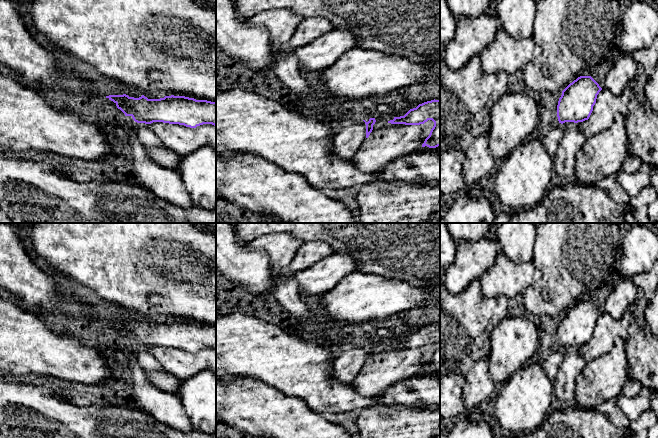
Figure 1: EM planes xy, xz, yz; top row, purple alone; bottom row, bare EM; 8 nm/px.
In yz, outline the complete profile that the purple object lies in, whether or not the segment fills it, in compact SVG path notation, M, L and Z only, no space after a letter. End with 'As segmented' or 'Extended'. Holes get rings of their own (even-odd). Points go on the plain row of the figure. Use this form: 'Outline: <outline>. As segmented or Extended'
Outline: M580 300L563 315L557 329L559 347L588 344L602 314L591 300Z. As segmented

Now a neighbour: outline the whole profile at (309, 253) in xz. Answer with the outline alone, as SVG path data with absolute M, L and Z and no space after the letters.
M305 241L295 253L287 271L298 272L305 270L332 254L334 254L333 248L325 241Z

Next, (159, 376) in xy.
M139 347L136 358L153 384L164 391L177 394L181 380L168 372L149 352L149 348Z

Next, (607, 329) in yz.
M627 311L620 319L602 313L597 319L589 343L581 346L579 354L588 362L608 353L613 348L617 337L624 340L627 338L631 319L631 311Z

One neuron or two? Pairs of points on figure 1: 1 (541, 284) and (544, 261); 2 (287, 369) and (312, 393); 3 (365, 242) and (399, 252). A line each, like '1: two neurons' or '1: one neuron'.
1: one neuron
2: one neuron
3: one neuron

